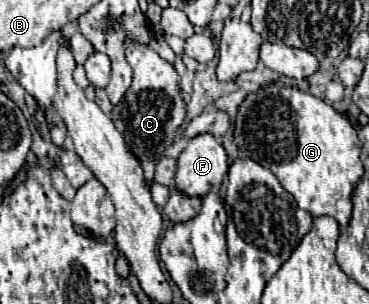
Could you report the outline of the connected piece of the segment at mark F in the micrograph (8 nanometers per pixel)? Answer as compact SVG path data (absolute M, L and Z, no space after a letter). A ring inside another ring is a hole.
M213 134L191 138L177 160L175 186L189 196L205 196L223 186L229 172L227 152Z

